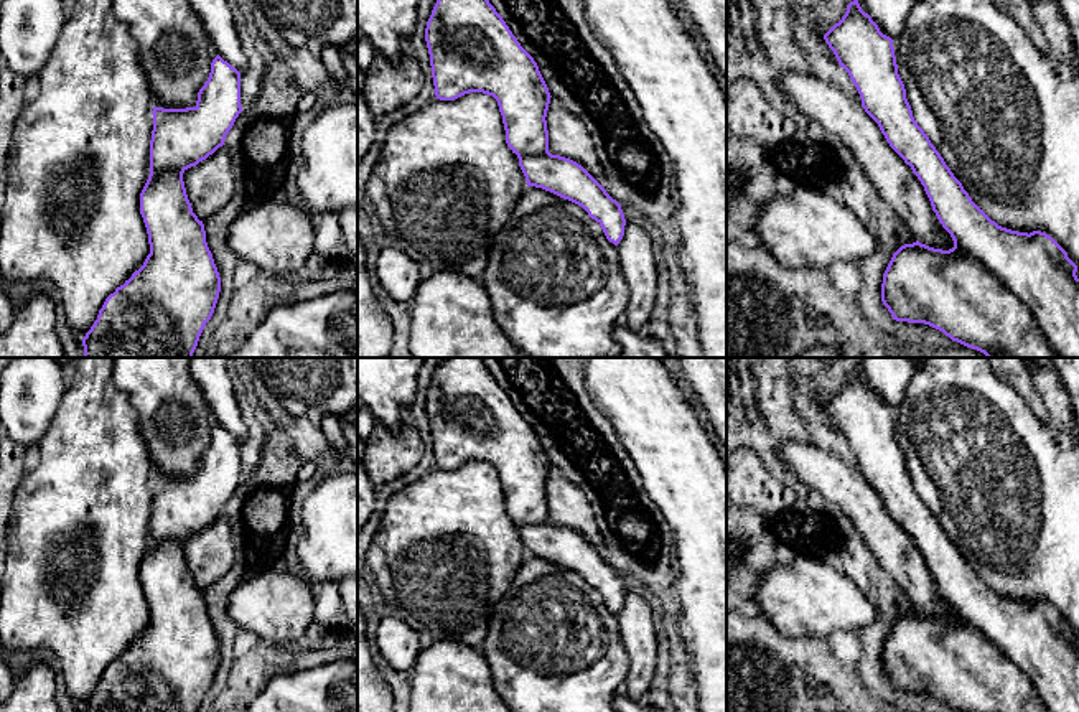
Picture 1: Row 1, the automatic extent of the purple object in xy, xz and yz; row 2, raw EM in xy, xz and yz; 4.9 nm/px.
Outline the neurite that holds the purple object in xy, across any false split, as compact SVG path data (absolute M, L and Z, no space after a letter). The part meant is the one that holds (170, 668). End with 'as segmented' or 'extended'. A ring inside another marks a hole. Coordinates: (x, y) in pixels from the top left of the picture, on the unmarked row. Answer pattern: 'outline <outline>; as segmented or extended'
outline M219 424L198 461L194 476L153 476L150 544L140 562L150 623L124 654L110 663L82 712L198 712L211 689L221 646L206 611L203 590L193 582L183 542L224 514L226 504L242 481L241 442Z; as segmented

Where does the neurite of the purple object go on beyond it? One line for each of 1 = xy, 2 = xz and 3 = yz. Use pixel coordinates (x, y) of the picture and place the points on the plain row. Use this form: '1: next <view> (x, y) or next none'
1: next none
2: next none
3: next none

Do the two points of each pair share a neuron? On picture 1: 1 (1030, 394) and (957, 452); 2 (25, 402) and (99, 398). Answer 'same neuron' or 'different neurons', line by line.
1: different neurons
2: different neurons

